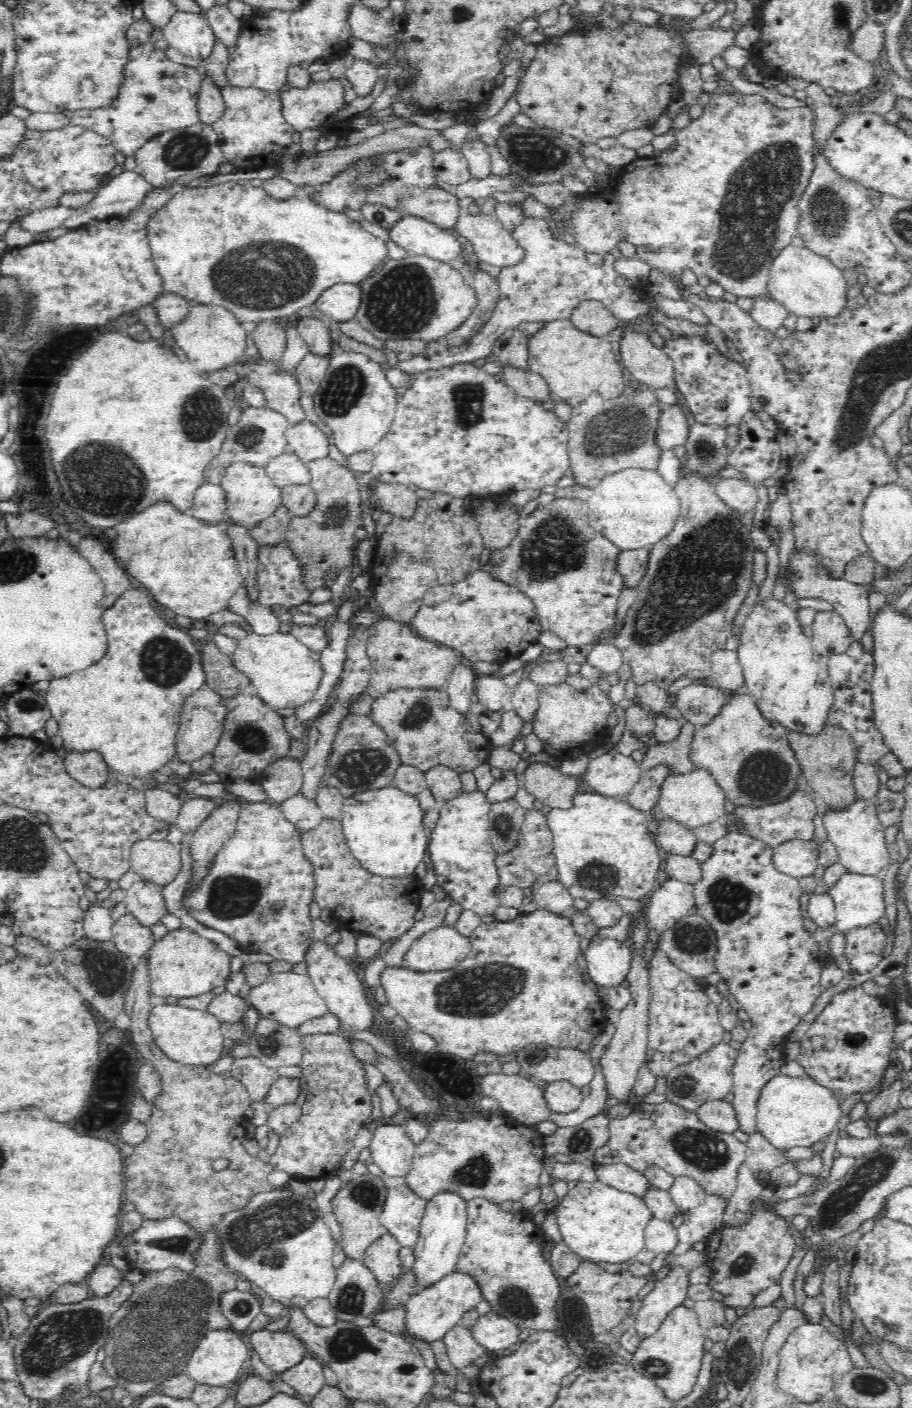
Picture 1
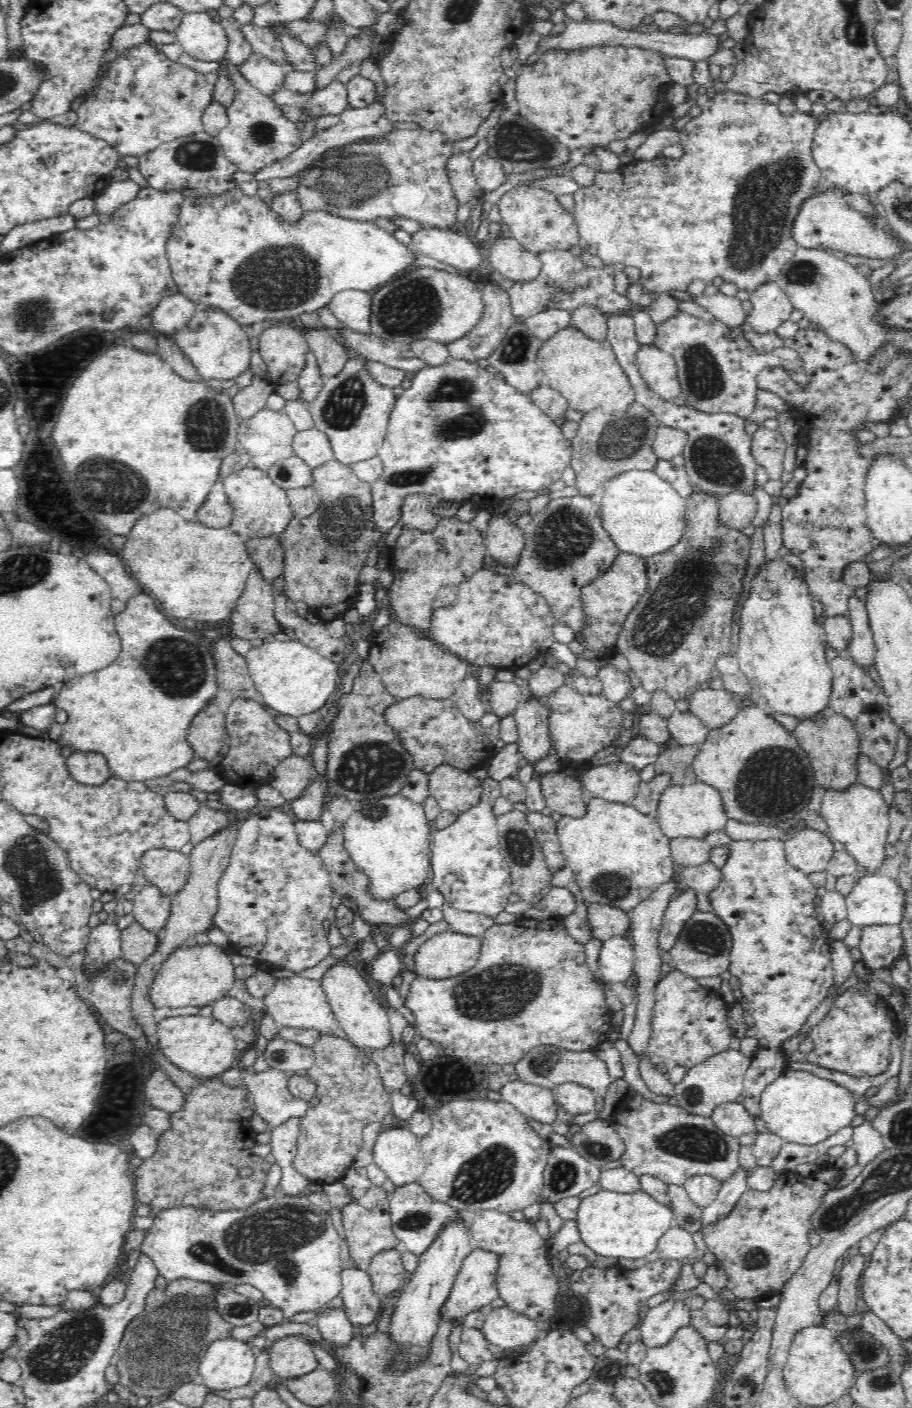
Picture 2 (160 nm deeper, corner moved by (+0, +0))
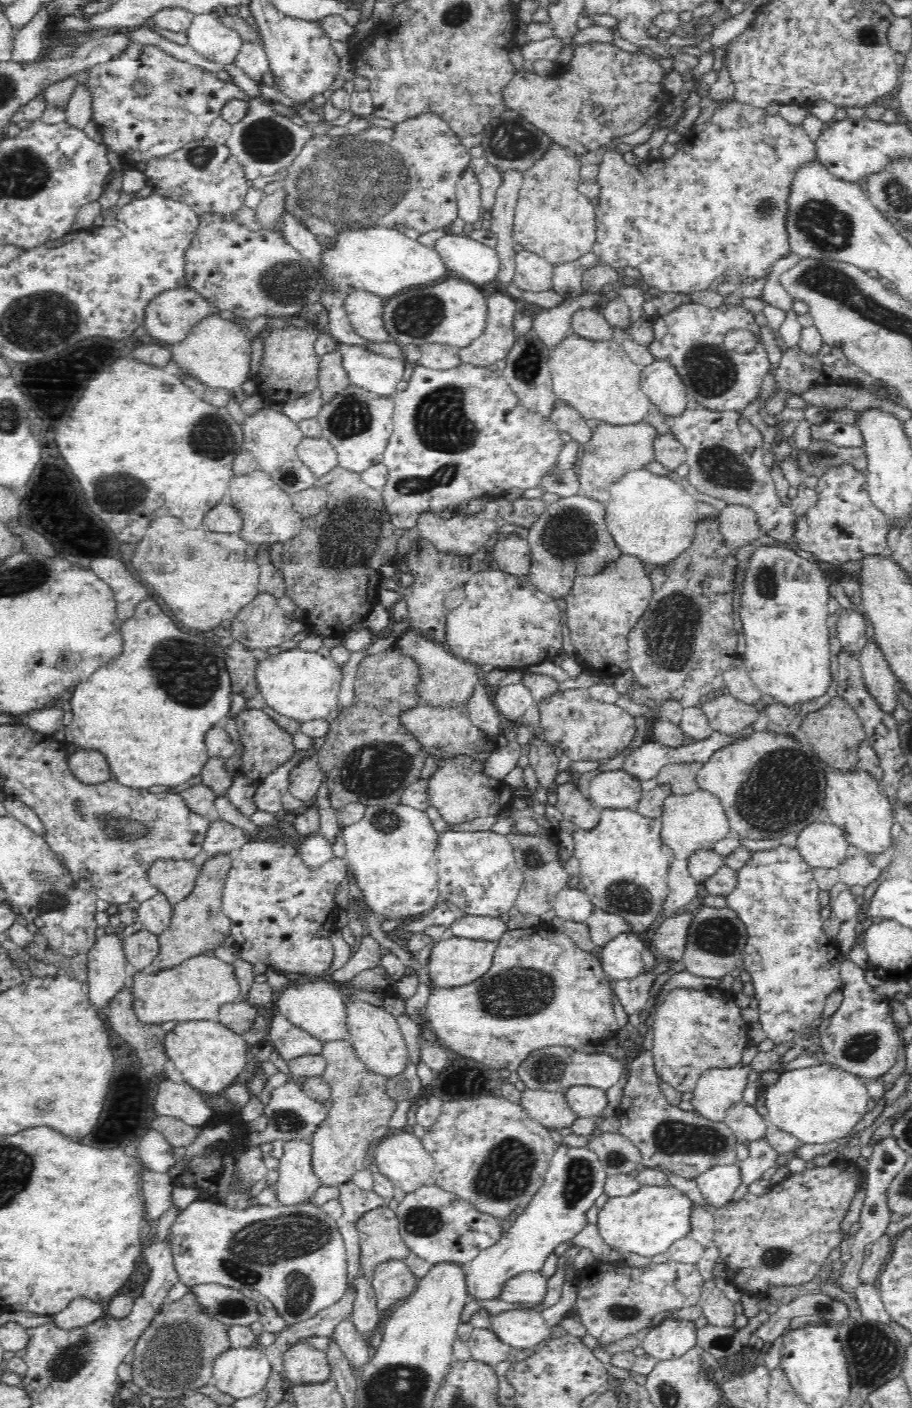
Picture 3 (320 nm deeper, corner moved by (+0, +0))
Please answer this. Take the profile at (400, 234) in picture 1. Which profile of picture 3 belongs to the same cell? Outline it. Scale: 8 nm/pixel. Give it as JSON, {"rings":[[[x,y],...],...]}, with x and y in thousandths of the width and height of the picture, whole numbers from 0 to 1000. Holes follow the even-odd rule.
{"rings":[[[491,165],[489,168],[476,170],[476,178],[495,195],[525,204],[544,198],[547,192],[544,179],[515,168],[499,168]]]}

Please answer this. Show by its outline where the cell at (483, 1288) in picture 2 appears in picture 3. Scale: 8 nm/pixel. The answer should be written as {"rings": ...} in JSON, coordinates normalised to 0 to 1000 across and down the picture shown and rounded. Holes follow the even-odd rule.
{"rings":[[[620,813],[612,813],[607,821],[603,823],[601,831],[598,835],[596,842],[584,849],[583,853],[576,858],[576,861],[566,865],[557,872],[557,875],[546,880],[546,882],[536,886],[526,887],[511,898],[510,911],[511,920],[513,923],[539,923],[546,922],[554,915],[555,909],[570,903],[588,903],[594,901],[594,898],[601,892],[607,889],[612,884],[621,882],[629,877],[634,876],[638,870],[645,869],[643,866],[644,860],[656,854],[656,850],[662,848],[662,840],[664,839],[664,832],[649,817],[640,815],[625,815]]]}

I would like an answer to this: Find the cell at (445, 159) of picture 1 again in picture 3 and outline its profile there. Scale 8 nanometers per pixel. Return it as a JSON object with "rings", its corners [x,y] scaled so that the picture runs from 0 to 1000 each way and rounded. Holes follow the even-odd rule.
{"rings":[[[513,118],[507,122],[499,135],[501,138],[501,154],[508,156],[510,158],[523,161],[529,156],[530,152],[525,128],[526,126]]]}

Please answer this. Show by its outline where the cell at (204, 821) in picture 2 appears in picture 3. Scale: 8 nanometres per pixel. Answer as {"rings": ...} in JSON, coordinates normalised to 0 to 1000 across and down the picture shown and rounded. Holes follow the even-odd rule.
{"rings":[[[230,580],[230,582],[220,601],[220,604],[224,604],[228,608],[235,606],[254,607],[272,597],[272,593],[265,588],[255,587],[241,580]]]}

